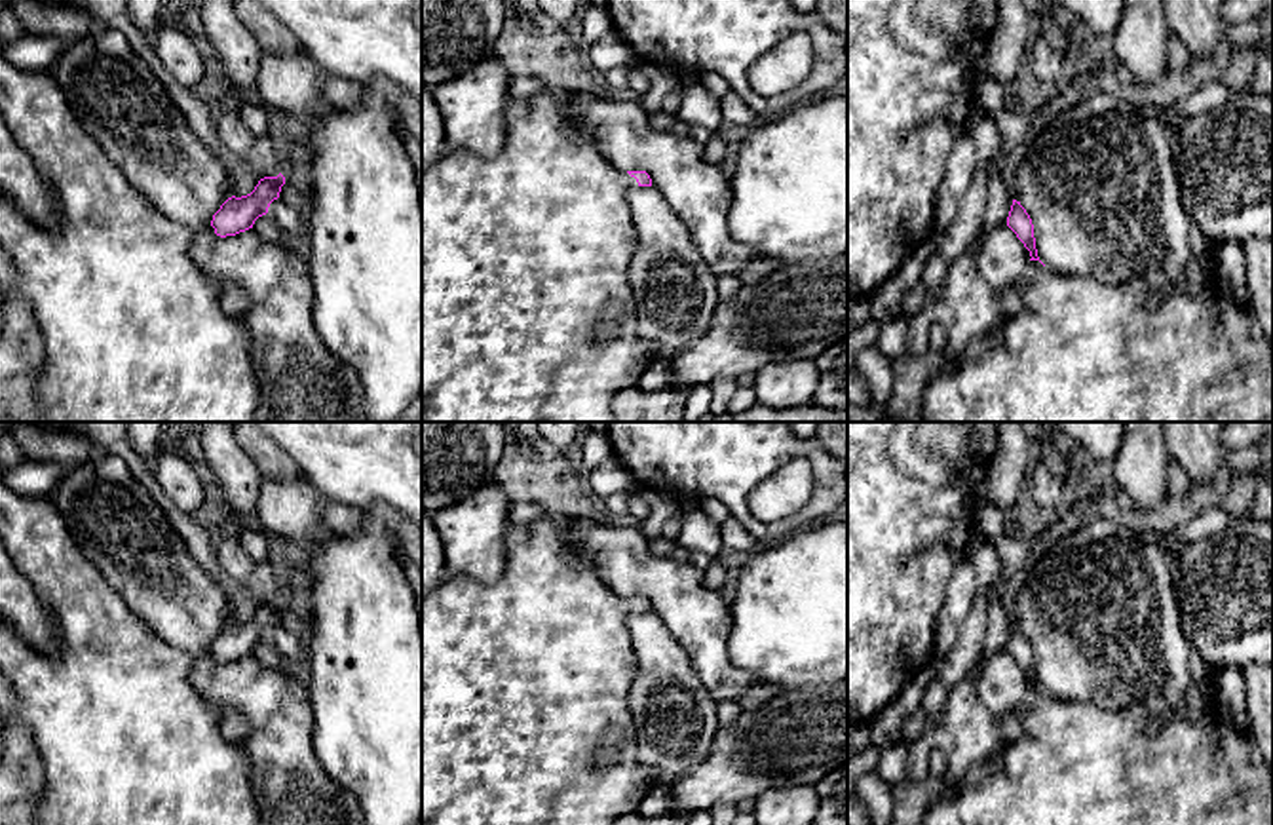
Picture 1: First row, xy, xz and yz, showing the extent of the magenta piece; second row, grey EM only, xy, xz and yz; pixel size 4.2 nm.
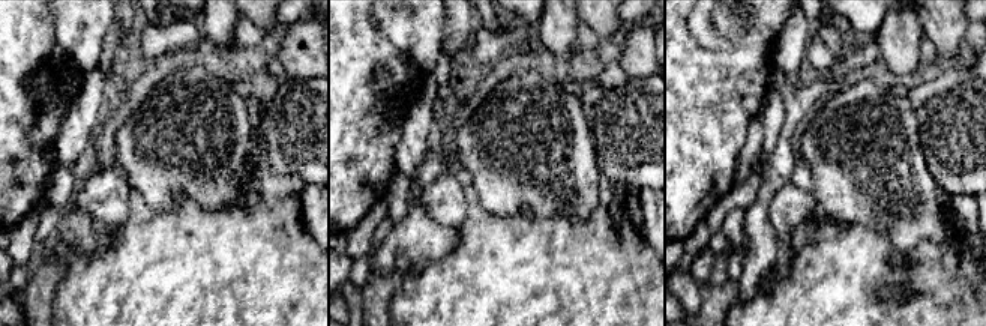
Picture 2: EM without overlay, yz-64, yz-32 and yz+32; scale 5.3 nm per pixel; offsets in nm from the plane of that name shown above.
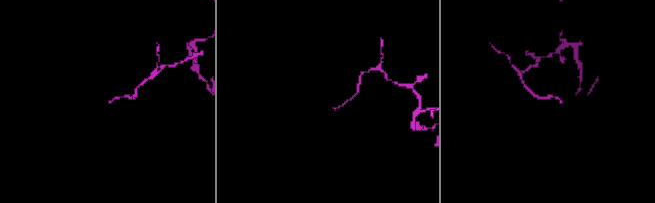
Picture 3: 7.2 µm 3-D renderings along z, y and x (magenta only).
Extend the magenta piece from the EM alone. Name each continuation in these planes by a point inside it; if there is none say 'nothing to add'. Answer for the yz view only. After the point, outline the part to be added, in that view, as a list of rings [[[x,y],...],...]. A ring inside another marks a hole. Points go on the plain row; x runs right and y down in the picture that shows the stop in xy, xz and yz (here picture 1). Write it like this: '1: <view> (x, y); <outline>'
1: yz (1074, 763); [[[1191,652],[1191,686],[1186,694],[1186,711],[1178,717],[1172,717],[1161,724],[1157,732],[1148,730],[1148,713],[1142,707],[1129,707],[1129,709],[1102,709],[1100,705],[1092,701],[1068,701],[1058,700],[1047,692],[1043,692],[1039,686],[1030,686],[1022,698],[1022,703],[1018,707],[1022,717],[1022,734],[1018,739],[1003,745],[998,753],[990,755],[984,760],[977,760],[969,772],[963,776],[963,779],[956,787],[942,787],[940,796],[937,802],[929,808],[923,825],[1273,825],[1273,770],[1269,768],[1264,753],[1254,743],[1250,734],[1241,734],[1235,728],[1233,719],[1222,709],[1216,698],[1216,684],[1214,684],[1214,671],[1210,669],[1197,652]]]

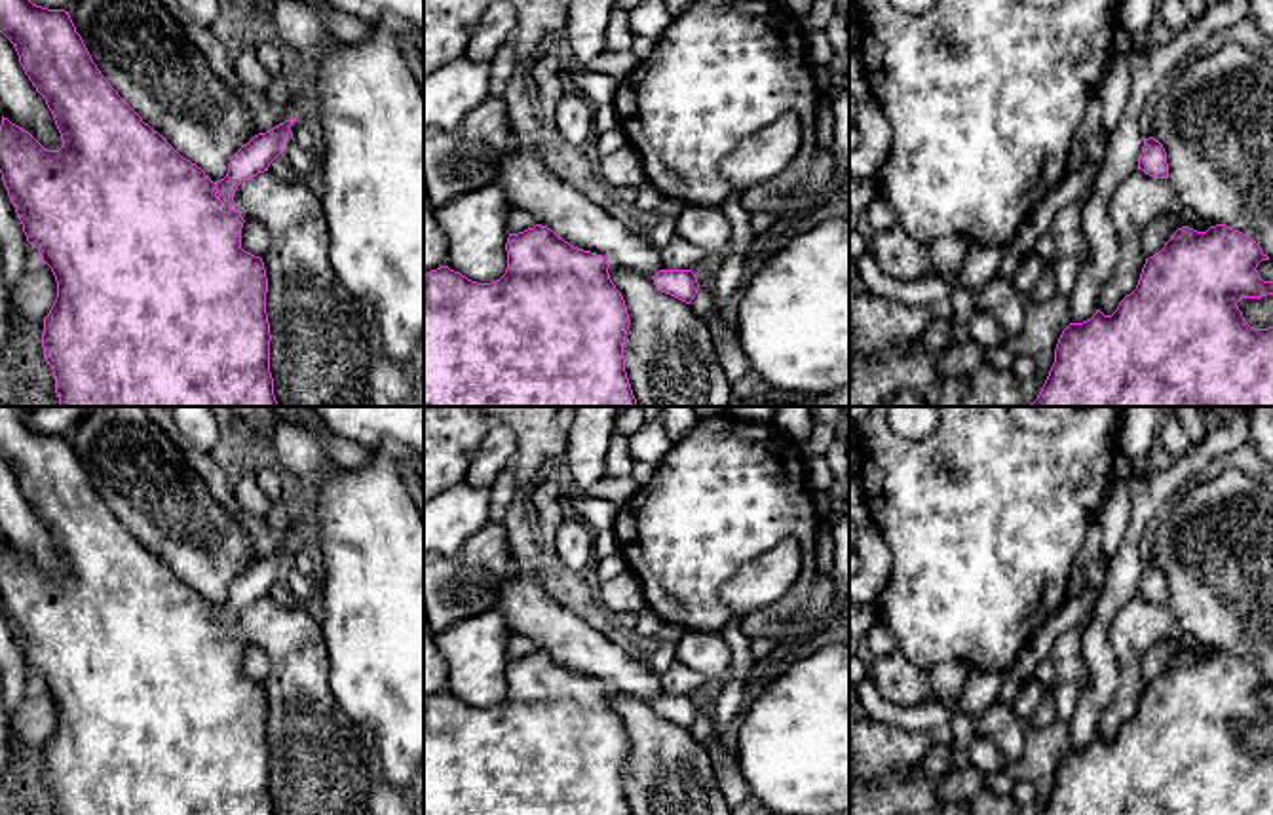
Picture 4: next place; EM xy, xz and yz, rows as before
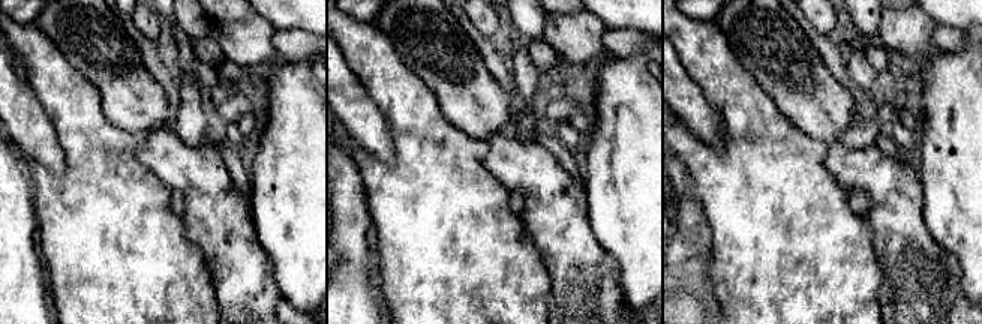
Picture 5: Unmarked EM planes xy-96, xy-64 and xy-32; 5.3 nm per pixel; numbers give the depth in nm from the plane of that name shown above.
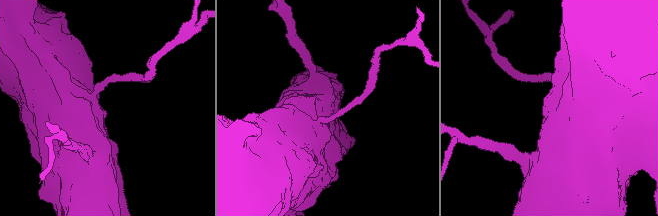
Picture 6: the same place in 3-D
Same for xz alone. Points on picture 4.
nothing to add

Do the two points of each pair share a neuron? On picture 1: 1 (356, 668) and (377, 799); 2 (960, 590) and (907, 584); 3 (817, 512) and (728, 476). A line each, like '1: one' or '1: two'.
1: one
2: two
3: one

